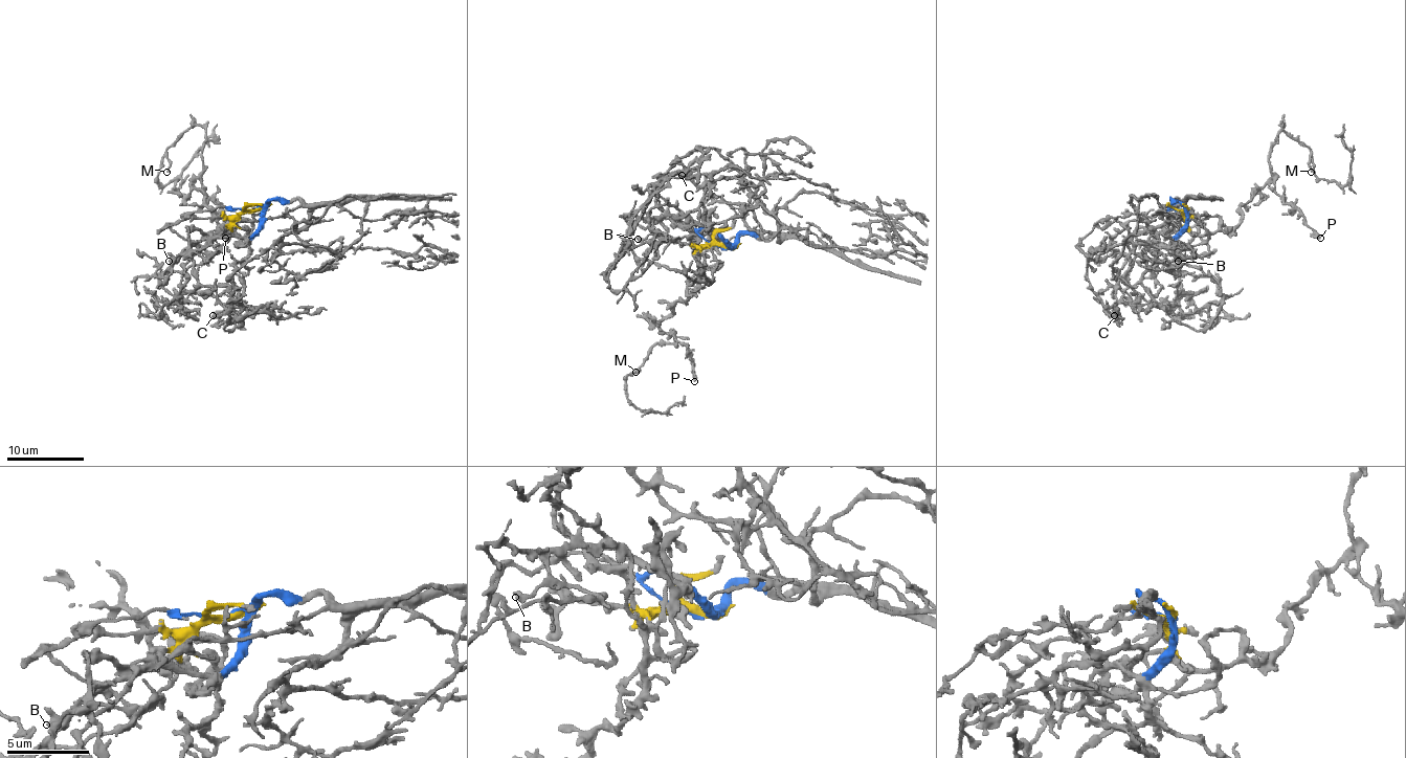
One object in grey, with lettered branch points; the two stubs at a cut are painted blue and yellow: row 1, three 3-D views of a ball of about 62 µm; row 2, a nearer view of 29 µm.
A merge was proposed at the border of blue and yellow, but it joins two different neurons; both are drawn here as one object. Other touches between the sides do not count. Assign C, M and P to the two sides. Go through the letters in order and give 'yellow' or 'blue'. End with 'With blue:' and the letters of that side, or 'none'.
C: blue
M: yellow
P: yellow
With blue: C

